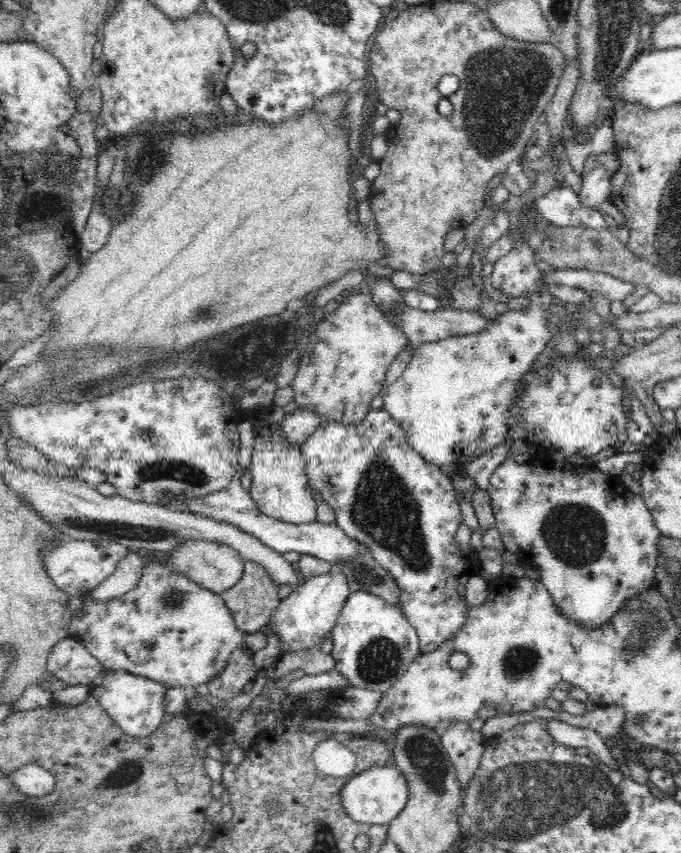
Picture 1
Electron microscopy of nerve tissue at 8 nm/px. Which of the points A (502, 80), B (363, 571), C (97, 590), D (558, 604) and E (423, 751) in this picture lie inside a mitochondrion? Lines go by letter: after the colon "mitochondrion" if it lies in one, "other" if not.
A: mitochondrion
B: mitochondrion
C: other
D: other
E: mitochondrion

